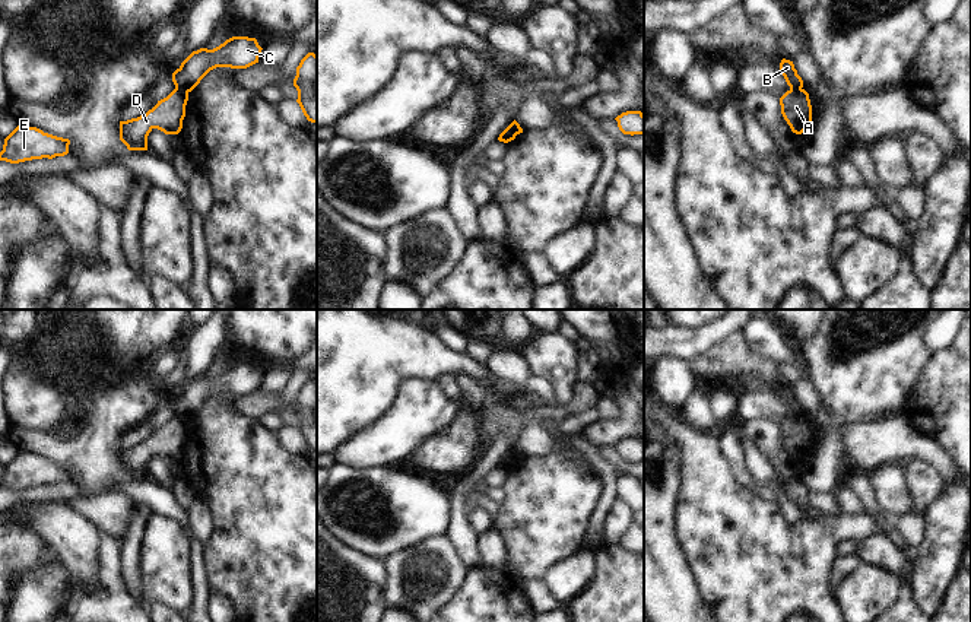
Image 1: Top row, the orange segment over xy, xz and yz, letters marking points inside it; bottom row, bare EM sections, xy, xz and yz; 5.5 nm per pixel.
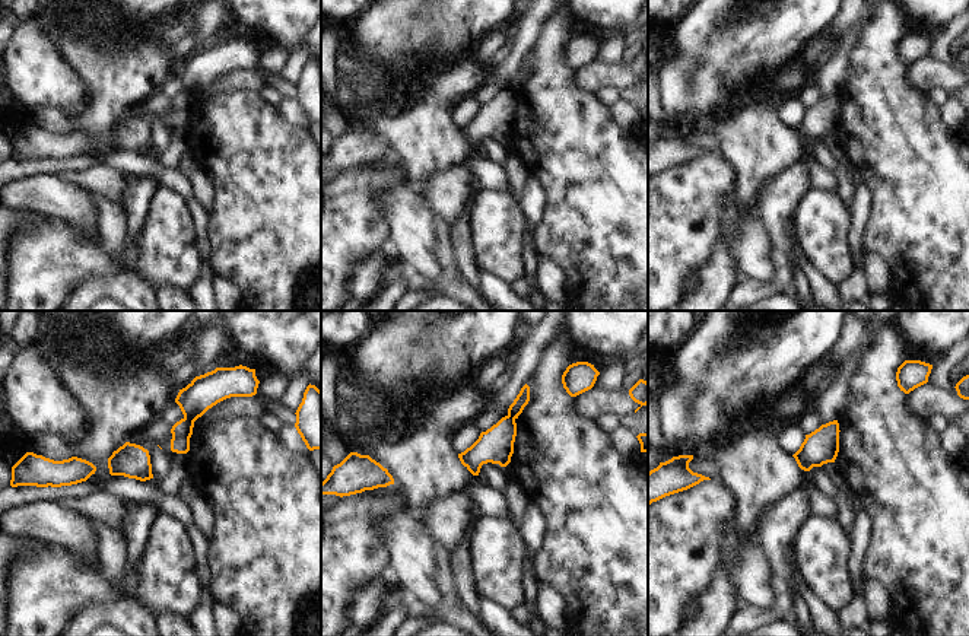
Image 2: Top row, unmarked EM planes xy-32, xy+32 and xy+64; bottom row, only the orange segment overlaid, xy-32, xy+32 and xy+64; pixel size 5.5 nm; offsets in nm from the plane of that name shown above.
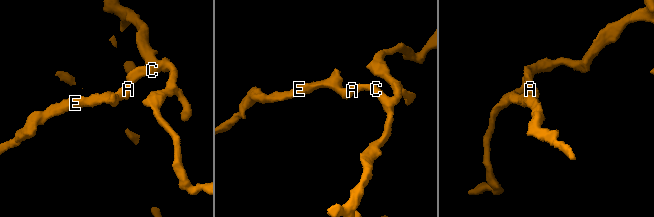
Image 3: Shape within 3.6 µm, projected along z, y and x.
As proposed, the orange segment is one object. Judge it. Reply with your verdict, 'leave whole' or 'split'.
split

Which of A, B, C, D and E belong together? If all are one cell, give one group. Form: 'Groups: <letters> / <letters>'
Groups: A D E / B C

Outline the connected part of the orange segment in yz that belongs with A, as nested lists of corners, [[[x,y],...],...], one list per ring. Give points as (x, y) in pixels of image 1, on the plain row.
[[[790,416],[780,425],[781,441],[791,458],[802,461],[812,453],[812,432],[805,416]]]

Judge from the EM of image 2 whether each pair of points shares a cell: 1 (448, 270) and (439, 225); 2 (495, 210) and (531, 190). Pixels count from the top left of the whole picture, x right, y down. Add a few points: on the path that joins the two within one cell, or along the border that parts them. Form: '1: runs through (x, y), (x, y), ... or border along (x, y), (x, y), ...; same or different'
1: runs through (445, 258), (441, 237); same
2: border along (515, 199), (524, 218), (523, 232); different

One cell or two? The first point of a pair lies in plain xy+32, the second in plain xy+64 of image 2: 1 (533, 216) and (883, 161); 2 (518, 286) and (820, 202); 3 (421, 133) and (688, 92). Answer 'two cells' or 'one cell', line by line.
1: two cells
2: two cells
3: two cells

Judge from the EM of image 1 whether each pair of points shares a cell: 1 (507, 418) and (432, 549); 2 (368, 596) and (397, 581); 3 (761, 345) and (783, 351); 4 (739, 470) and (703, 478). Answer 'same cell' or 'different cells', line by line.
1: different cells
2: different cells
3: same cell
4: different cells

